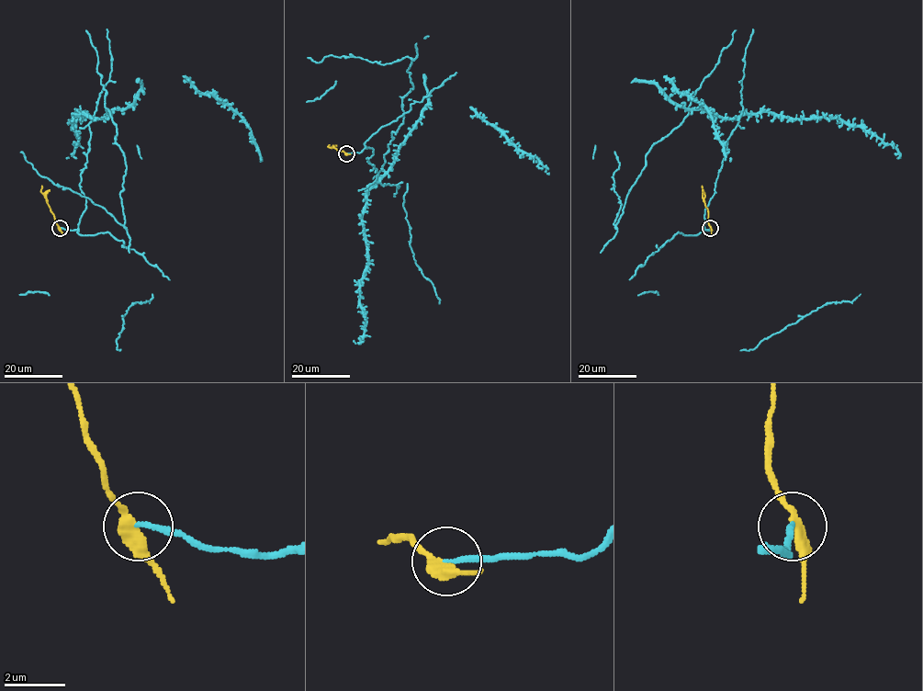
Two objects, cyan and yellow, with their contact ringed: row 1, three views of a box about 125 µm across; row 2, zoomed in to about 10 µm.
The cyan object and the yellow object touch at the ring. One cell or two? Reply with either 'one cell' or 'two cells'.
two cells

